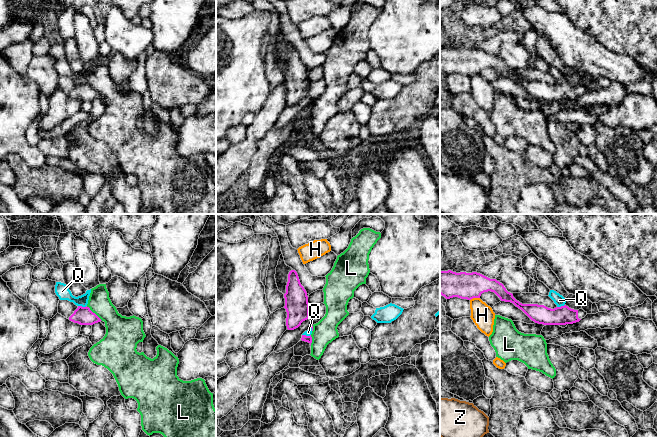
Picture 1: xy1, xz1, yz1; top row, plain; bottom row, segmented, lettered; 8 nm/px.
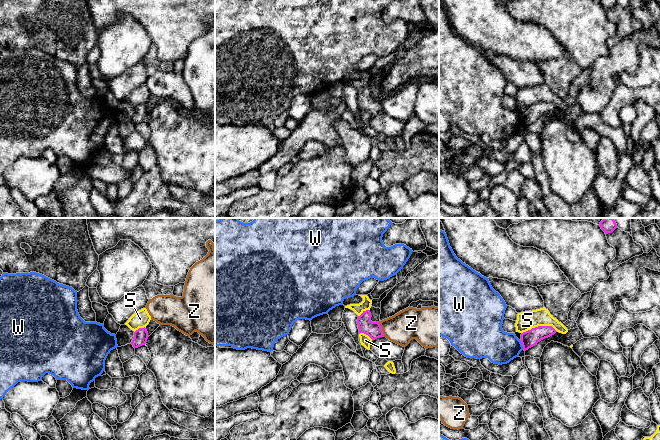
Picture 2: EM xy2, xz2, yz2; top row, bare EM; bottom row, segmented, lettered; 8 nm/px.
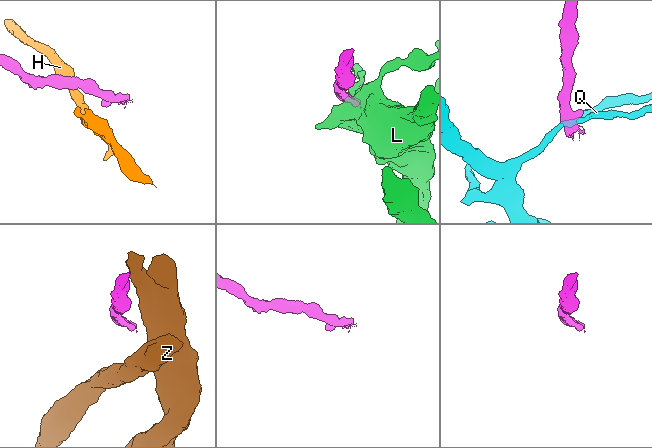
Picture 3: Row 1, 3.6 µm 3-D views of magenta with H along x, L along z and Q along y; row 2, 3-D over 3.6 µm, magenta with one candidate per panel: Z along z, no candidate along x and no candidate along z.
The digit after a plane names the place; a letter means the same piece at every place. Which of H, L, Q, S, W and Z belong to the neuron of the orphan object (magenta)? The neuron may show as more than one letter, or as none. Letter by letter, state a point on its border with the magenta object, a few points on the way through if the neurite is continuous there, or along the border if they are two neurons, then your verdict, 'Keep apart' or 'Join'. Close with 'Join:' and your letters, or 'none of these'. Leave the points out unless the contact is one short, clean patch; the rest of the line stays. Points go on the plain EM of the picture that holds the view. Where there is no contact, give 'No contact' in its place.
H: Touches magenta at yz1 (474, 73). Boundary: yz1 (479, 73), (473, 73), (470, 76). Keep apart
L: Touches magenta at xy1 (94, 89). Keep apart
Q: Touches magenta at xy1 (81, 82). Boundary: xy1 (78, 81), (86, 82). Keep apart
S: Touches magenta at yz2 (539, 102). Keep apart
W: Touches magenta at yz2 (522, 121). Boundary: yz2 (520, 117), (523, 125). Keep apart
Z: Touches magenta at xz2 (381, 105). Keep apart
Join: none of these

